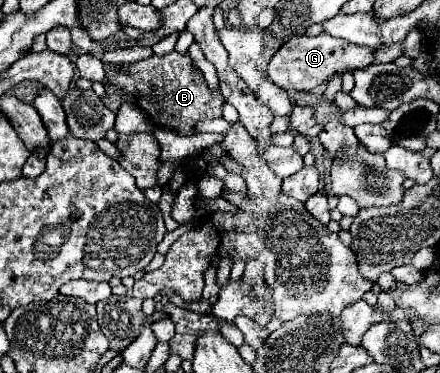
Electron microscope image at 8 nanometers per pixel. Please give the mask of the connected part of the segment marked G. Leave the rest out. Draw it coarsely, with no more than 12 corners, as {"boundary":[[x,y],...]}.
{"boundary":[[326,32],[290,38],[270,60],[284,90],[364,68],[374,50]]}

